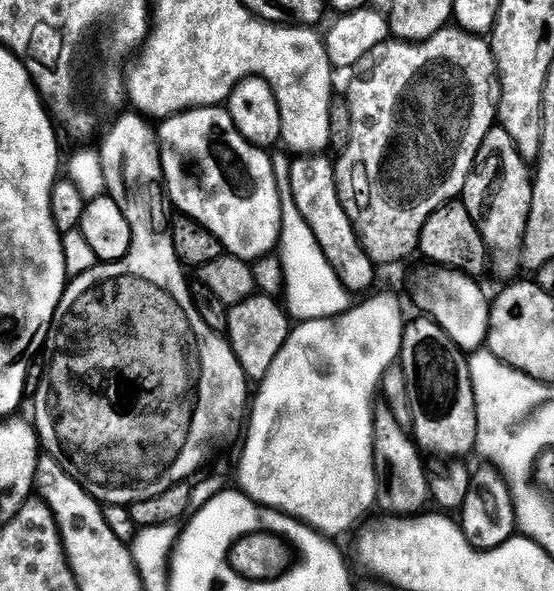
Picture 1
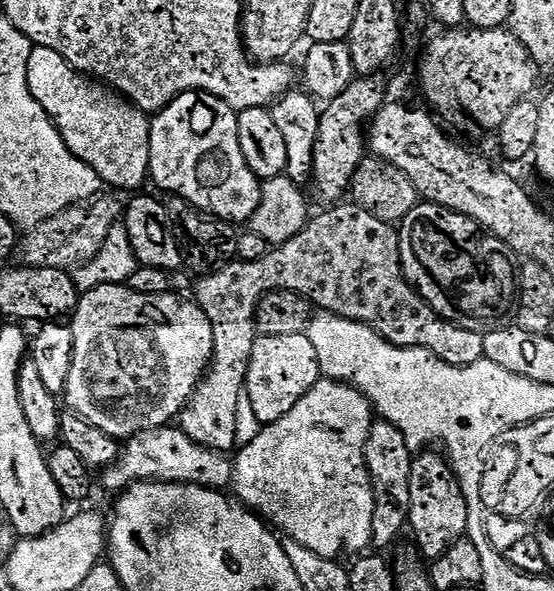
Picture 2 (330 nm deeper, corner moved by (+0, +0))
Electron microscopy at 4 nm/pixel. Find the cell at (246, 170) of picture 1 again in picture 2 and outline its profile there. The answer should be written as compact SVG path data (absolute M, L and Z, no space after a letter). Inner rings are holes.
M182 92L179 96L174 97L166 107L151 117L150 127L148 129L148 174L151 183L156 183L164 192L173 192L176 196L181 196L188 204L193 204L196 208L201 208L202 211L217 212L219 219L224 222L237 222L236 220L247 221L250 216L249 209L244 209L244 204L249 206L257 203L262 187L261 181L257 177L242 170L242 157L240 155L240 143L238 142L238 122L237 111L231 108L226 102L222 102L218 97L212 96L208 92Z

